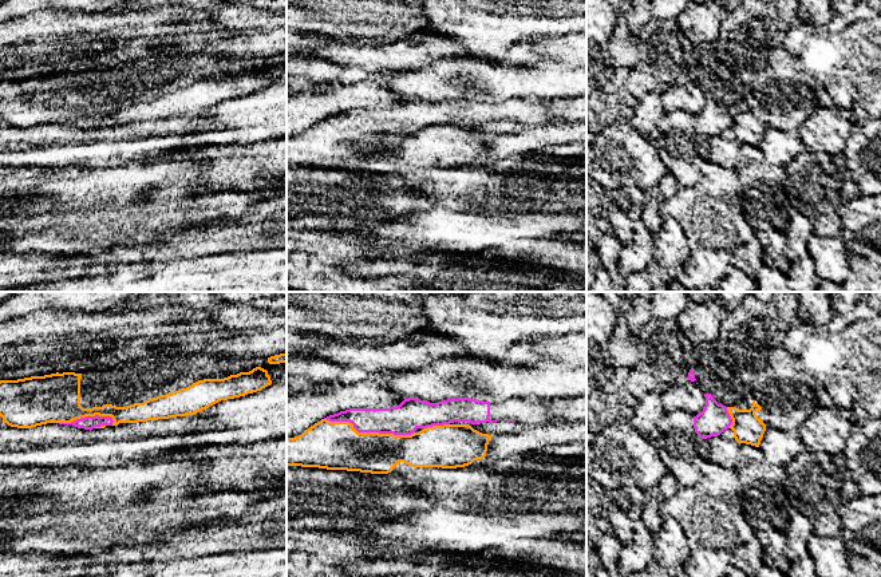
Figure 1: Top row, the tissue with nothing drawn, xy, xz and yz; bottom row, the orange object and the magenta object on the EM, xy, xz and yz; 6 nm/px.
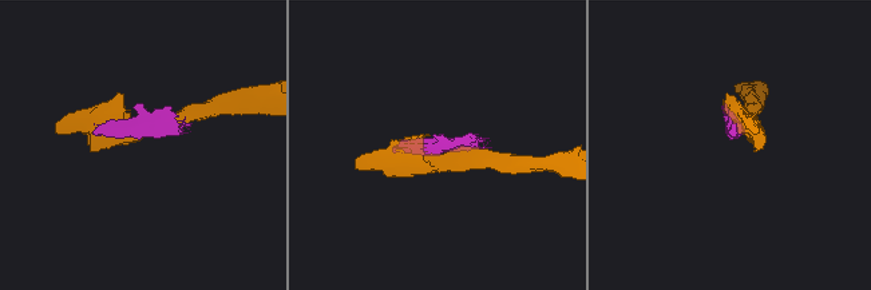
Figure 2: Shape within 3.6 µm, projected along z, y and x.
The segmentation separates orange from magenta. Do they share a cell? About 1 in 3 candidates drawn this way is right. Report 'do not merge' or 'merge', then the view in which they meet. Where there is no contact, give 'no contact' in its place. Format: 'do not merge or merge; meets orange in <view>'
do not merge; meets orange in xz

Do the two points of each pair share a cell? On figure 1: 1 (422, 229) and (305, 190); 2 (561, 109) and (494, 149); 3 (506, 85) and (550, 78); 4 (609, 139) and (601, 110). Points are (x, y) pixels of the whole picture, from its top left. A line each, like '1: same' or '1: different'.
1: different
2: different
3: same
4: different

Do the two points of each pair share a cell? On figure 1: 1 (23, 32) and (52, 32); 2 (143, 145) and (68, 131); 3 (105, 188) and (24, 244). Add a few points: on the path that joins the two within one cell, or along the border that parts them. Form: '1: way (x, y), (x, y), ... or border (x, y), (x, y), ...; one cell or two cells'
1: way (30, 32), (46, 32); one cell
2: way (125, 145), (91, 145), (87, 142); one cell
3: way (85, 206), (63, 229), (44, 234); one cell

